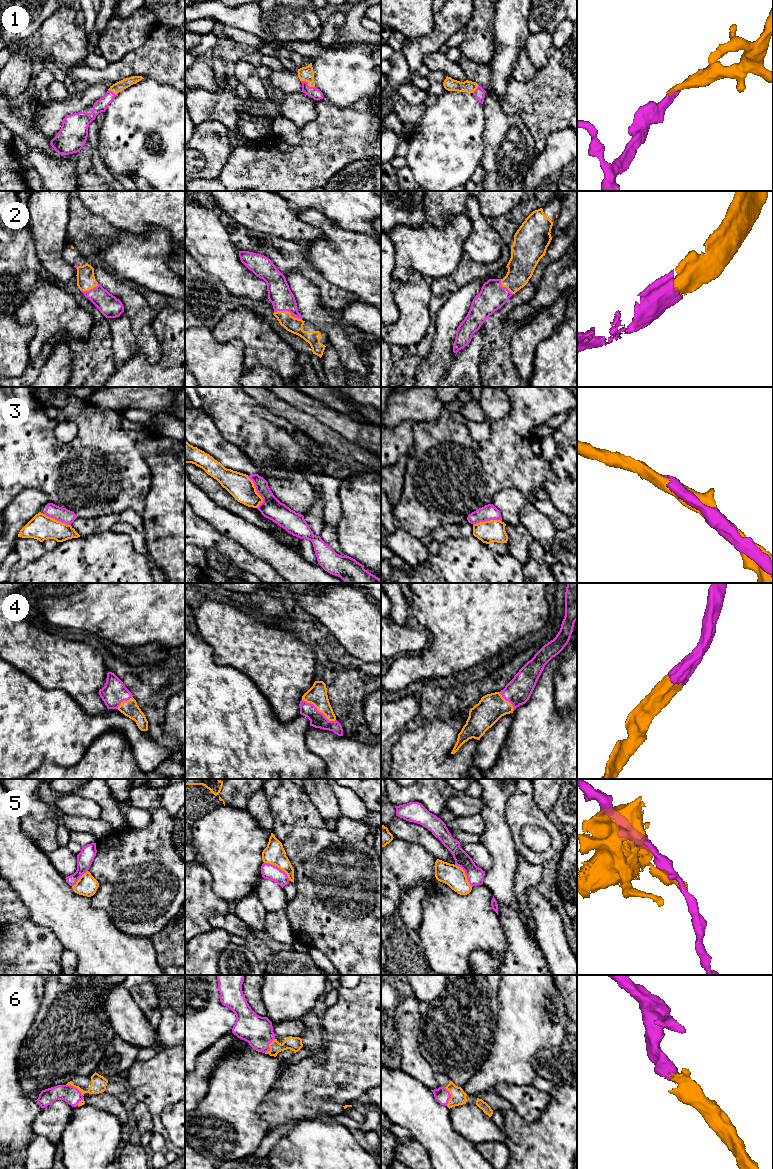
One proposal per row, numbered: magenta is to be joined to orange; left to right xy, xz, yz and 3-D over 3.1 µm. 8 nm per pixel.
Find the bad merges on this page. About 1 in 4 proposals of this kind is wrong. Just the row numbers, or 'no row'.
3, 5

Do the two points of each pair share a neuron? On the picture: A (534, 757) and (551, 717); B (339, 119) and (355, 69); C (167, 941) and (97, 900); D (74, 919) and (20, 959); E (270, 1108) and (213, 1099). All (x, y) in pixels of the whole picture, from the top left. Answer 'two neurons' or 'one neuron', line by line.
A: one neuron
B: two neurons
C: two neurons
D: two neurons
E: two neurons

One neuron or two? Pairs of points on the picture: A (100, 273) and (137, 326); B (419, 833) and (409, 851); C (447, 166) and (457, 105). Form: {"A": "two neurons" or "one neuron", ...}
{"A": "one neuron", "B": "two neurons", "C": "one neuron"}

